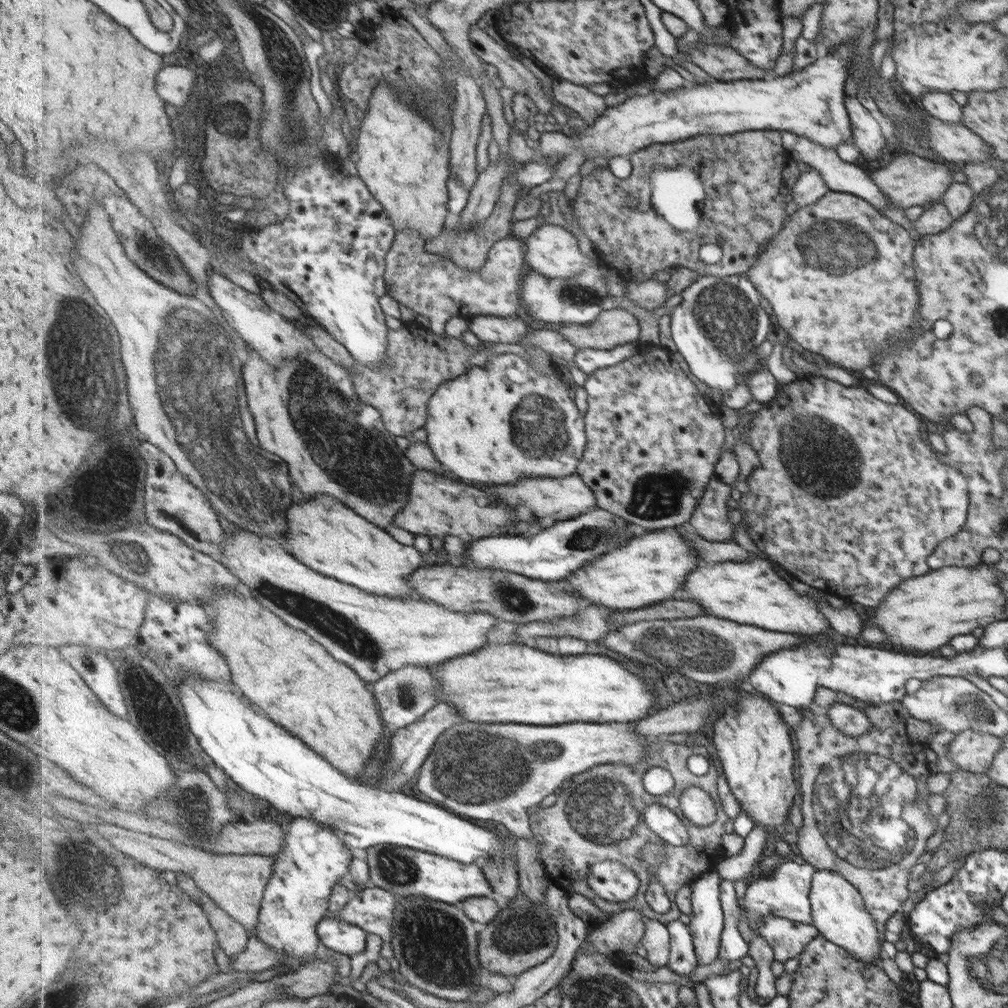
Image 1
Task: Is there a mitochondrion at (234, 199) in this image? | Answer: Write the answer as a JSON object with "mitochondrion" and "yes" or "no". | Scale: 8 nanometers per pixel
{"mitochondrion":"no"}

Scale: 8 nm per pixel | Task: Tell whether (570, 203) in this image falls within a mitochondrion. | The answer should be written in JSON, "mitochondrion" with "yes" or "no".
{"mitochondrion":"no"}

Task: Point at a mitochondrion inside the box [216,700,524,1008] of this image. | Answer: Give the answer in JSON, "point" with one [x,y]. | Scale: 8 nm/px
{"point":[433,942]}

